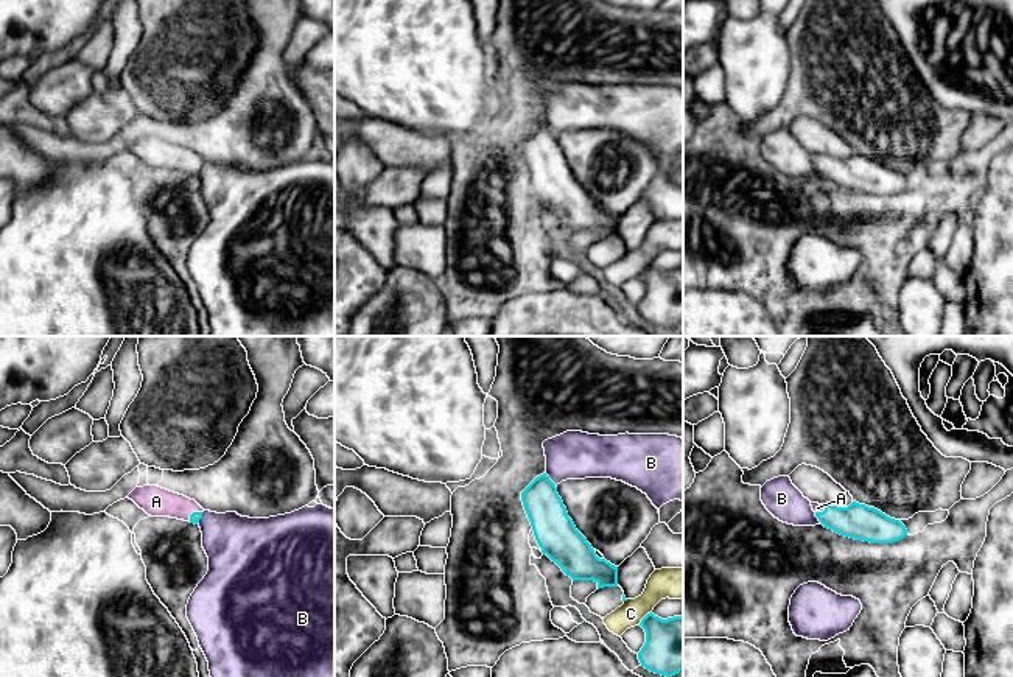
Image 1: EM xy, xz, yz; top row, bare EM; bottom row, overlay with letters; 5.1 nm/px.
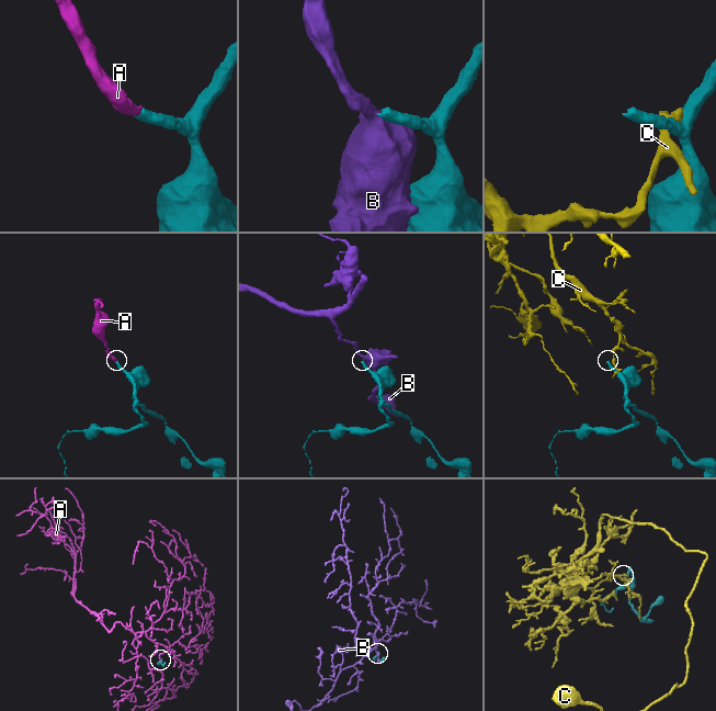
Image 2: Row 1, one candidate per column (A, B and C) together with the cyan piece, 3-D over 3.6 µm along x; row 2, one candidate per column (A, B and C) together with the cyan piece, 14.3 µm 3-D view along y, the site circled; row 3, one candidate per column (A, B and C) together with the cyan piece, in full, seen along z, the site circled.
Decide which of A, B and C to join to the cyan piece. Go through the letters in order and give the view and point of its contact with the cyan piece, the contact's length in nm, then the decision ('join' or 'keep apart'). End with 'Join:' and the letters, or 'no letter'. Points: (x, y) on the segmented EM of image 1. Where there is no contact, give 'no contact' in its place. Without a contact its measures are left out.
A: xy (193, 512) | 90 nm | join
B: xz (550, 480) | 90 nm | keep apart
C: xz (644, 617) | 100 nm | keep apart
Join: A

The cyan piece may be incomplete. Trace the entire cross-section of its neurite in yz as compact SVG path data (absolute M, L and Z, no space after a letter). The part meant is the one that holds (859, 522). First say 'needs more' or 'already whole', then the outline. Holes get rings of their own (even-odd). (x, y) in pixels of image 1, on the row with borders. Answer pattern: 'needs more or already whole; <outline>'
needs more; M853 501L848 507L811 503L818 521L834 532L870 543L893 543L907 535L906 526L875 507Z

